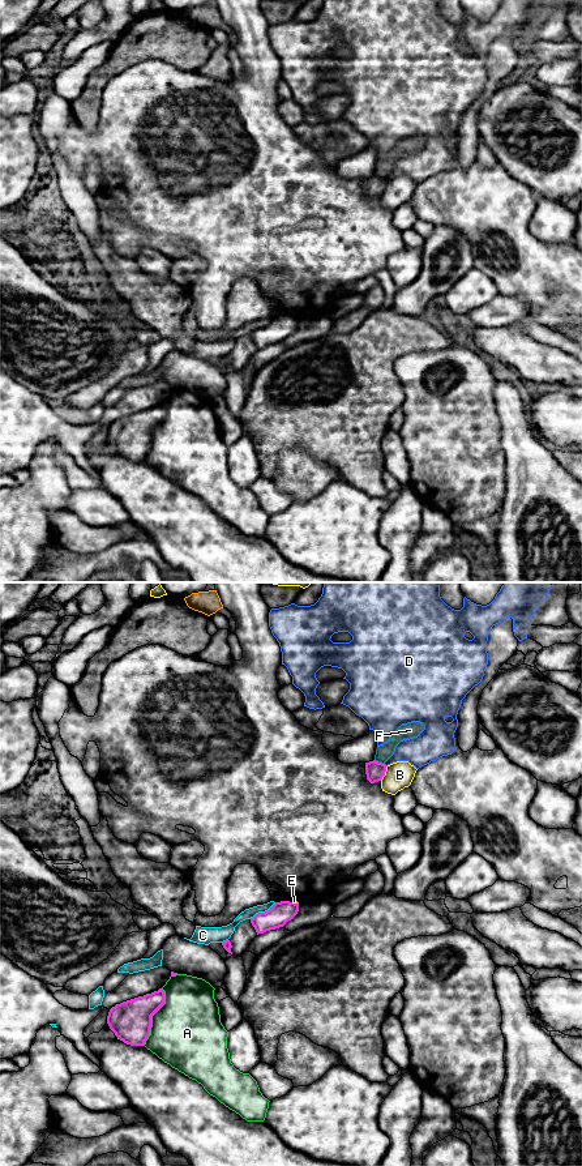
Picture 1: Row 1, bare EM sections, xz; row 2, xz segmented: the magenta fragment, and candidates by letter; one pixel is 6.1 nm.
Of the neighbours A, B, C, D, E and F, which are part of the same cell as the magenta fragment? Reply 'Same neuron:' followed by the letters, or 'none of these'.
Same neuron: none of these

